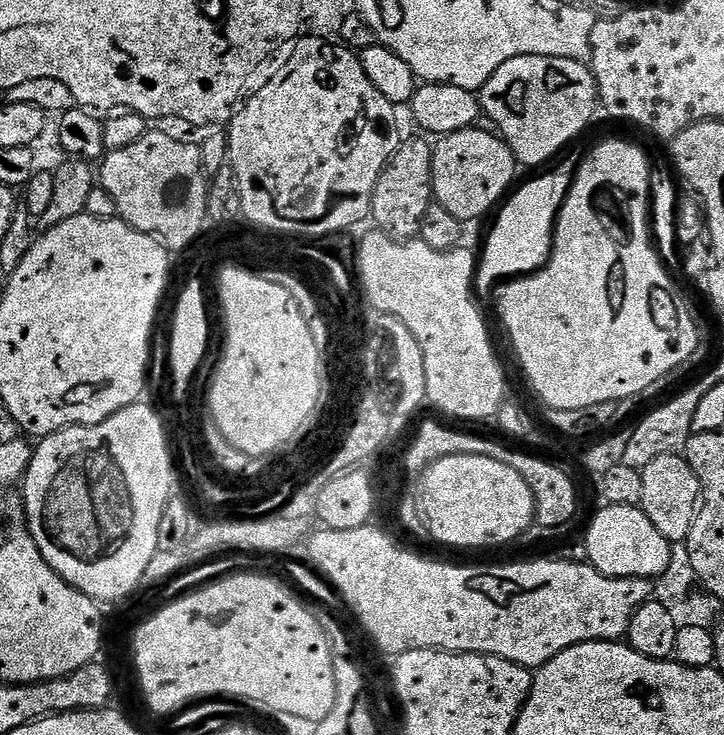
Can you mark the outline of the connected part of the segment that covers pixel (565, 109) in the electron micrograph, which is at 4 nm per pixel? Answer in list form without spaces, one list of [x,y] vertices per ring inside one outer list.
[[[549,56],[510,58],[496,67],[490,82],[484,84],[478,95],[483,115],[489,116],[496,123],[495,131],[507,140],[508,149],[514,153],[521,165],[544,164],[551,156],[558,155],[575,136],[580,136],[587,130],[596,108],[598,112],[596,75],[585,61],[570,58]]]

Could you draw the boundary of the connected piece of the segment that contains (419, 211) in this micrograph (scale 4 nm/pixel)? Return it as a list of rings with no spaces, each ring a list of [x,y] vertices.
[[[427,139],[408,140],[401,143],[384,173],[378,178],[378,186],[372,199],[371,219],[376,219],[375,227],[379,231],[398,240],[413,239],[426,218],[426,210],[434,203],[432,195],[432,150],[433,145]]]

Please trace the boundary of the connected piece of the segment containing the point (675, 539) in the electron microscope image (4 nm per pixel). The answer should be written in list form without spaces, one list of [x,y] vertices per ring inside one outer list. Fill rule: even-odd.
[[[683,455],[663,456],[654,458],[654,462],[650,462],[650,466],[641,471],[641,478],[642,498],[639,508],[646,514],[646,518],[650,518],[650,522],[654,522],[658,534],[662,534],[662,538],[666,538],[669,544],[683,545],[694,526],[696,513],[702,503],[698,474],[694,474]]]

